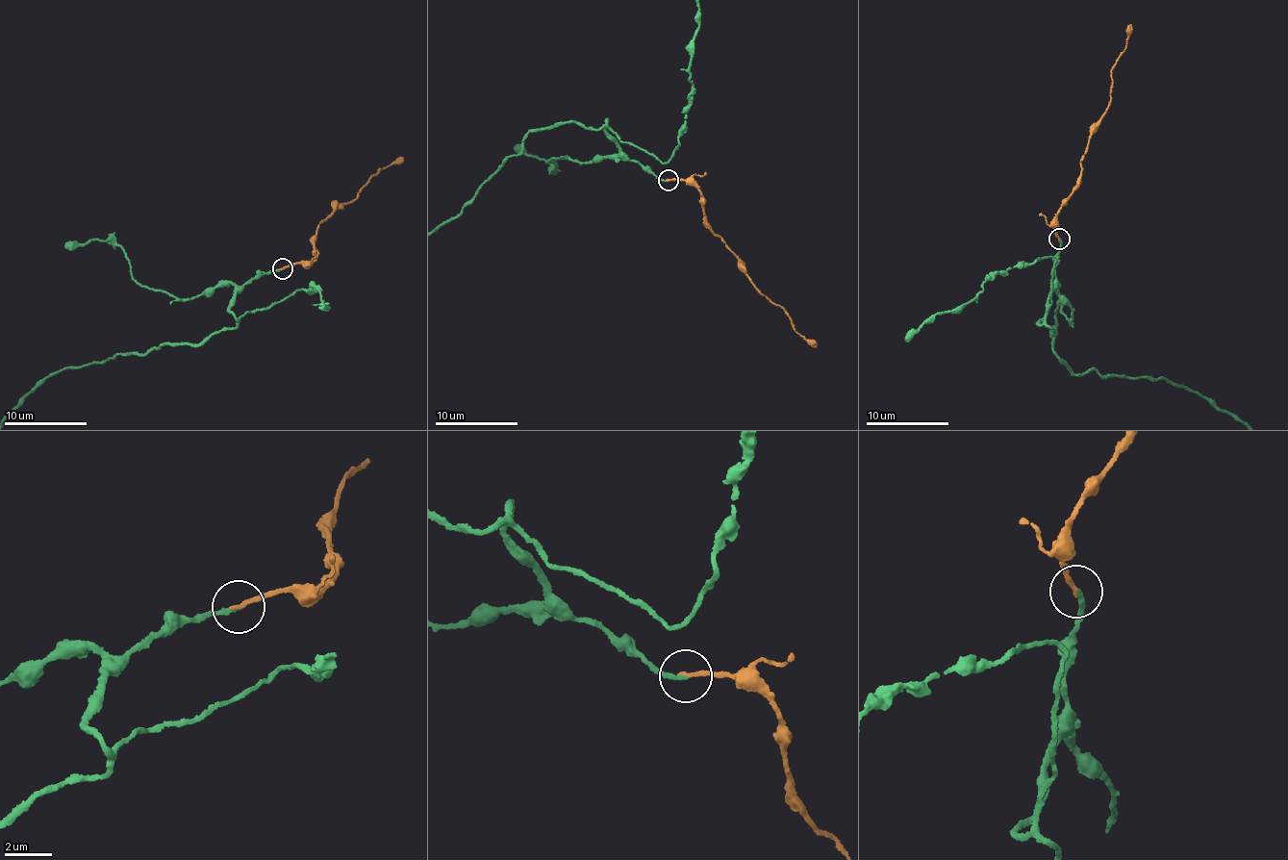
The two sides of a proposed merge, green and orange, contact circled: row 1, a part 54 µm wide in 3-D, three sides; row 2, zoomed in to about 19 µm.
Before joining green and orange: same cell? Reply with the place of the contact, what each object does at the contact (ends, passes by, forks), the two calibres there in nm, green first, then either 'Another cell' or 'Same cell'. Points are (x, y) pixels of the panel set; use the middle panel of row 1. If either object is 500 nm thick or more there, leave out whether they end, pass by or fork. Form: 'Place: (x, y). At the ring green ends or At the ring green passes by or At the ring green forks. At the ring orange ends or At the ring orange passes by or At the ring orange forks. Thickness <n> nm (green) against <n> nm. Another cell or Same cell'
Place: (669, 180). At the ring green ends. At the ring orange ends. Thickness 200 nm (green) against 190 nm. Same cell

